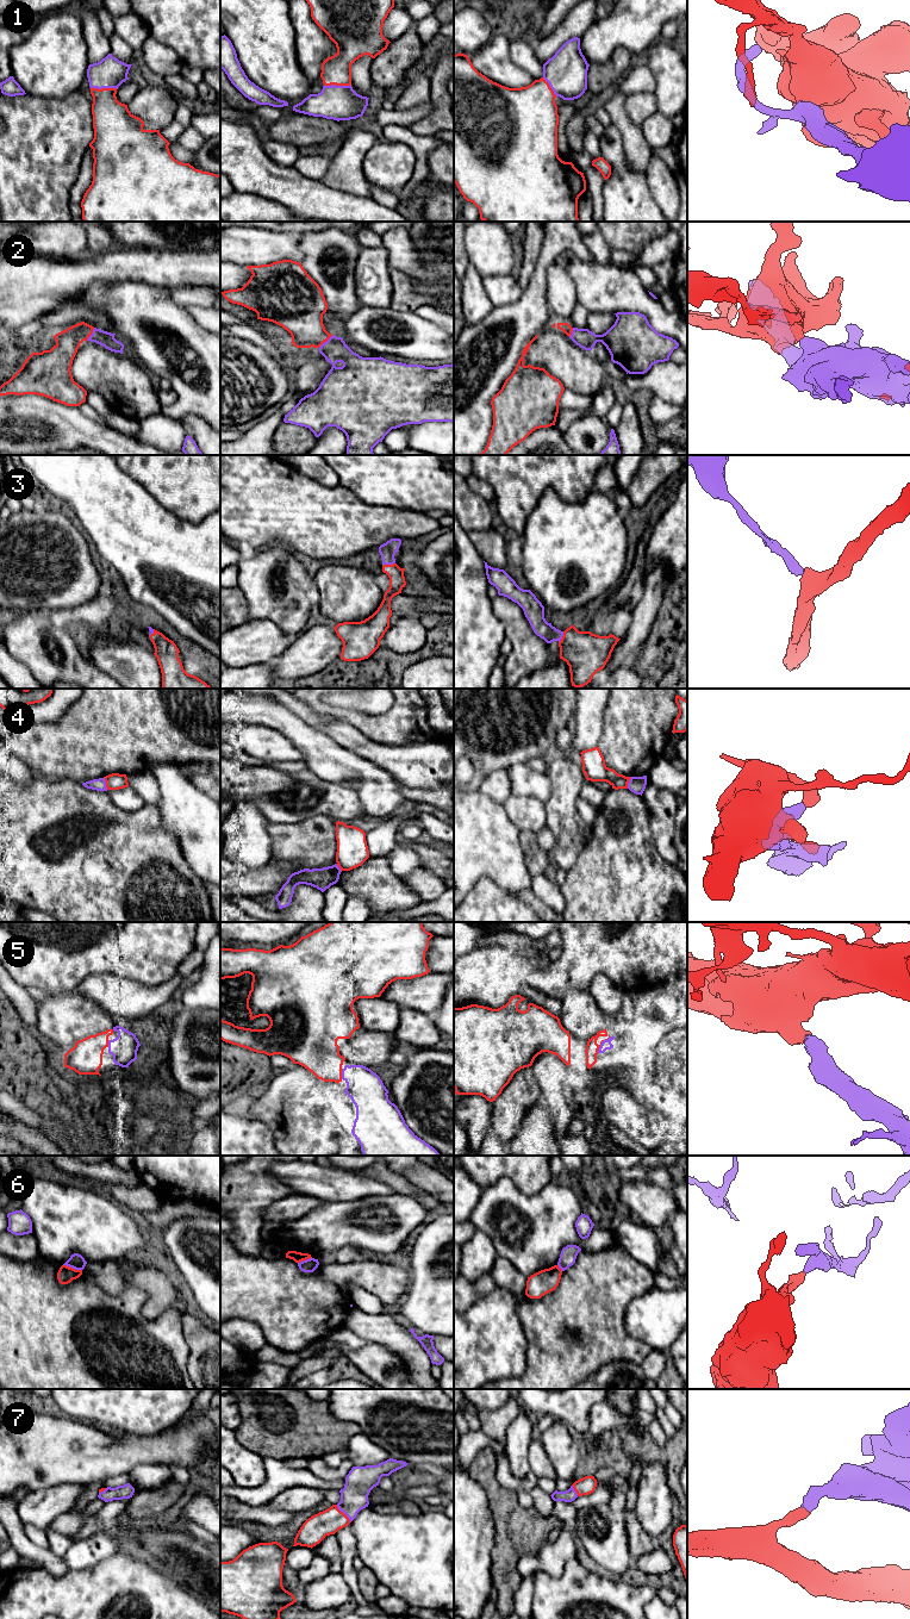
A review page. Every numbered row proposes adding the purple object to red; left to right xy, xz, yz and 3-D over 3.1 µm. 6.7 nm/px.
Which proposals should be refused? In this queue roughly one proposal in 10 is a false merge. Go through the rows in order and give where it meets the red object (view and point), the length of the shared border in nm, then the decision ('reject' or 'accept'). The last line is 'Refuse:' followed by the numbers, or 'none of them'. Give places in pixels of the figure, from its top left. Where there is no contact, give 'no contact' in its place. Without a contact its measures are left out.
1: xz (337, 85) | 180 nm | accept
2: xz (325, 341) | 130 nm | accept
3: xz (388, 565) | 80 nm | accept
4: xy (106, 783) | 90 nm | reject
5: yz (600, 1044) | 140 nm | accept
6: xy (72, 1268) | 130 nm | reject
7: xz (343, 1513) | 160 nm | accept
Refuse: 4, 6

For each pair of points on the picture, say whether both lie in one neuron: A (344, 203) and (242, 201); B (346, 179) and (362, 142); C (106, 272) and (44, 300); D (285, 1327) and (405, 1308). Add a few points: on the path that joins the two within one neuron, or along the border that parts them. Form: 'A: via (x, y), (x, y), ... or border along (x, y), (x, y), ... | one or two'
A: border along (245, 192), (276, 201), (288, 209) | two
B: via (346, 169), (353, 151) | one
C: via (91, 272), (83, 272), (66, 279), (60, 285) | one
D: border along (410, 1281), (396, 1306) | two

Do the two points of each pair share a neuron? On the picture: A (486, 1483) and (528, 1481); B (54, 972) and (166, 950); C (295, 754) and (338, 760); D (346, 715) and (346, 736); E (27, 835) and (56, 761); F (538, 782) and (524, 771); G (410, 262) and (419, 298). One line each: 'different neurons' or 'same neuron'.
A: different neurons
B: same neuron
C: different neurons
D: different neurons
E: different neurons
F: same neuron
G: different neurons

